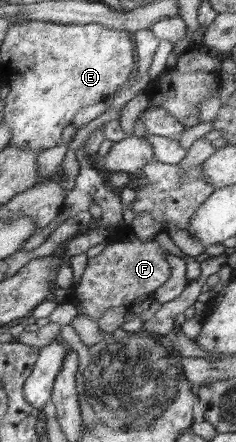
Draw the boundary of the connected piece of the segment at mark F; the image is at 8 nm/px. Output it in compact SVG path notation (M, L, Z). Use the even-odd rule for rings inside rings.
M118 234L116 238L106 243L104 250L97 256L88 258L83 276L77 284L72 285L72 294L66 302L72 303L77 310L77 316L82 315L94 319L96 323L102 314L116 306L124 306L134 302L138 296L152 294L170 278L170 264L166 262L168 252L158 244L156 237L142 240Z

